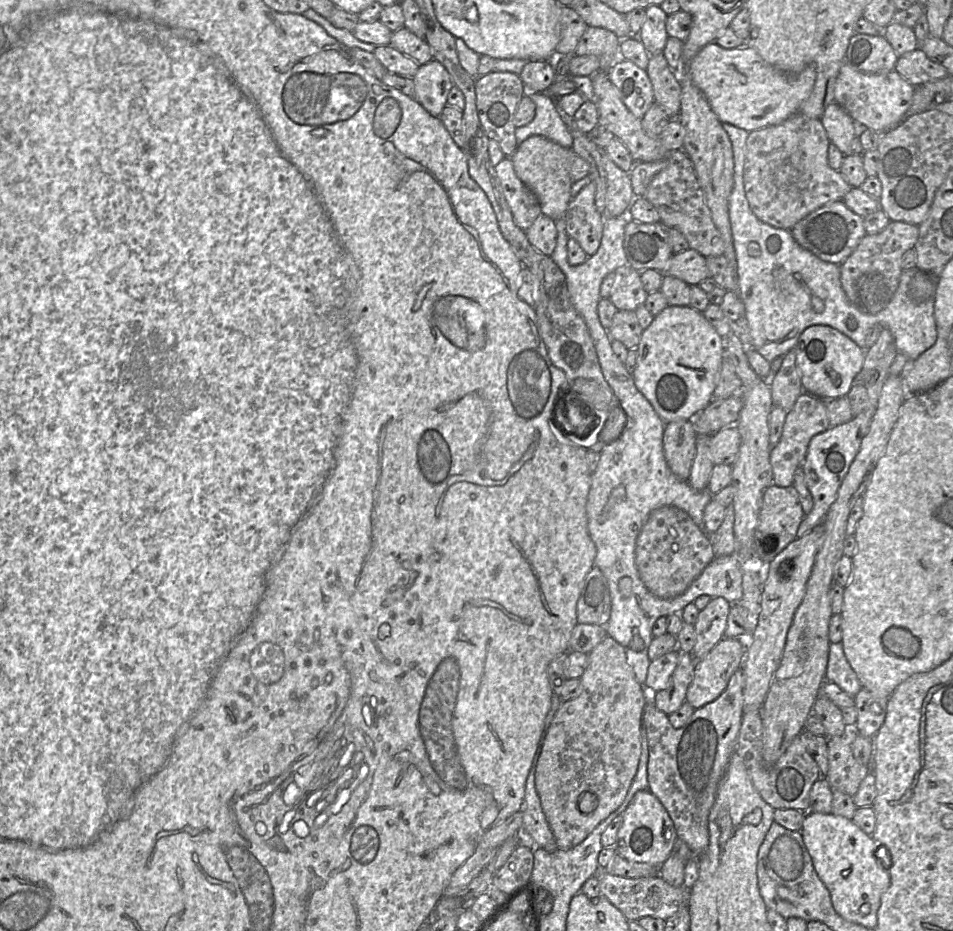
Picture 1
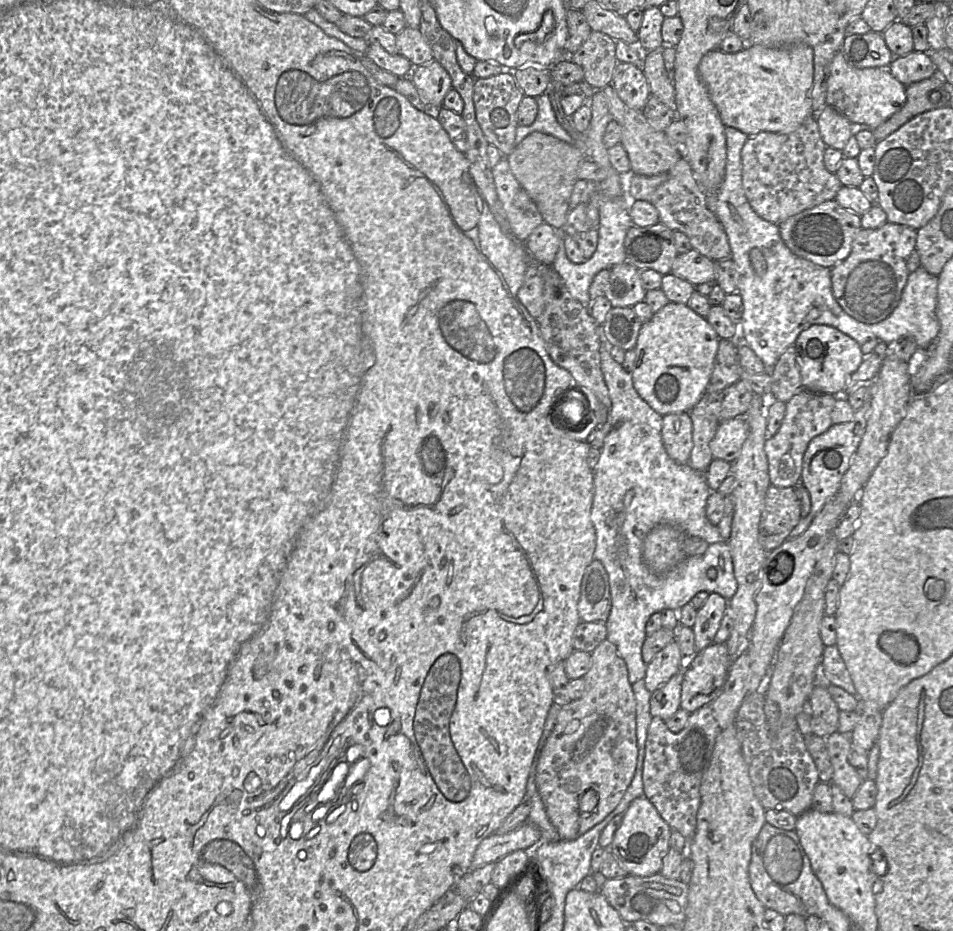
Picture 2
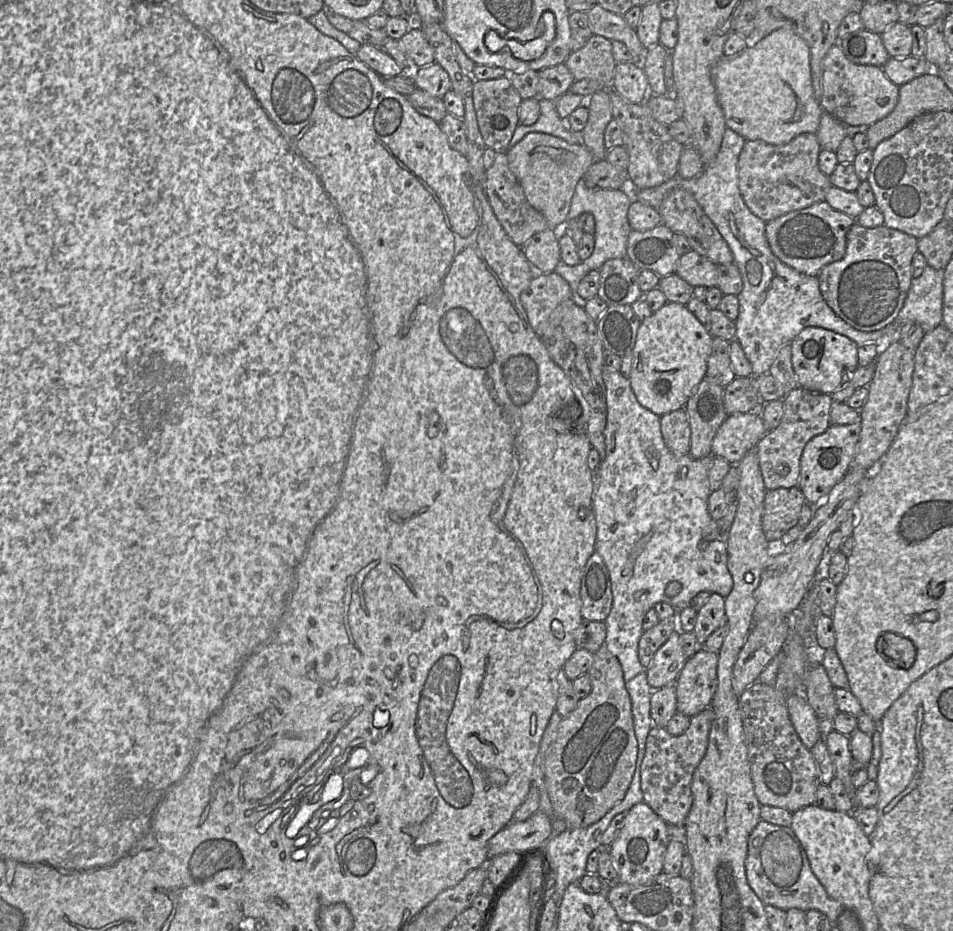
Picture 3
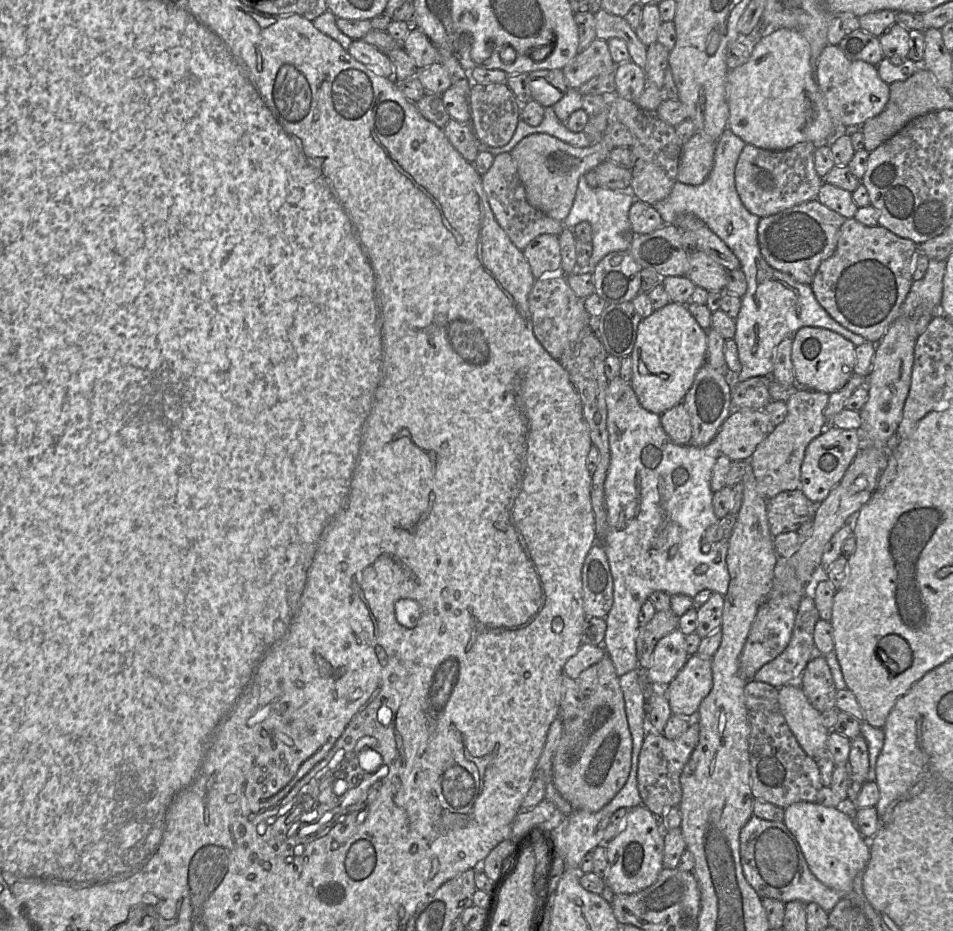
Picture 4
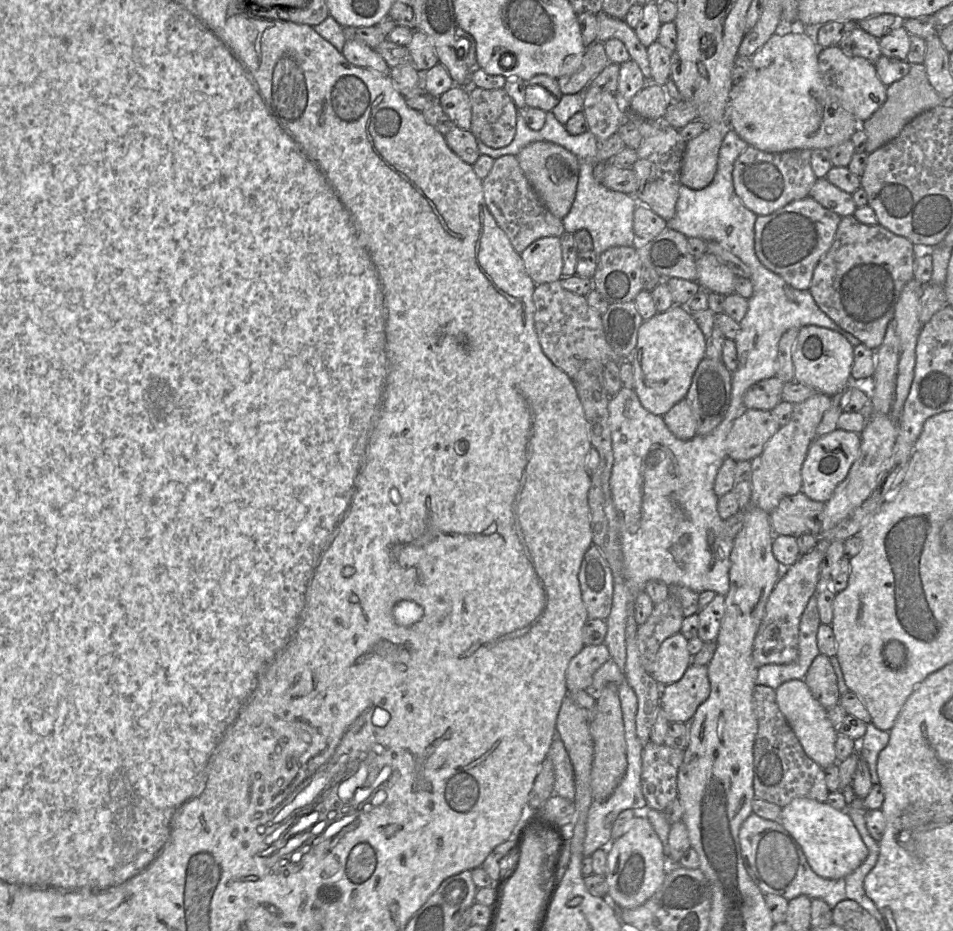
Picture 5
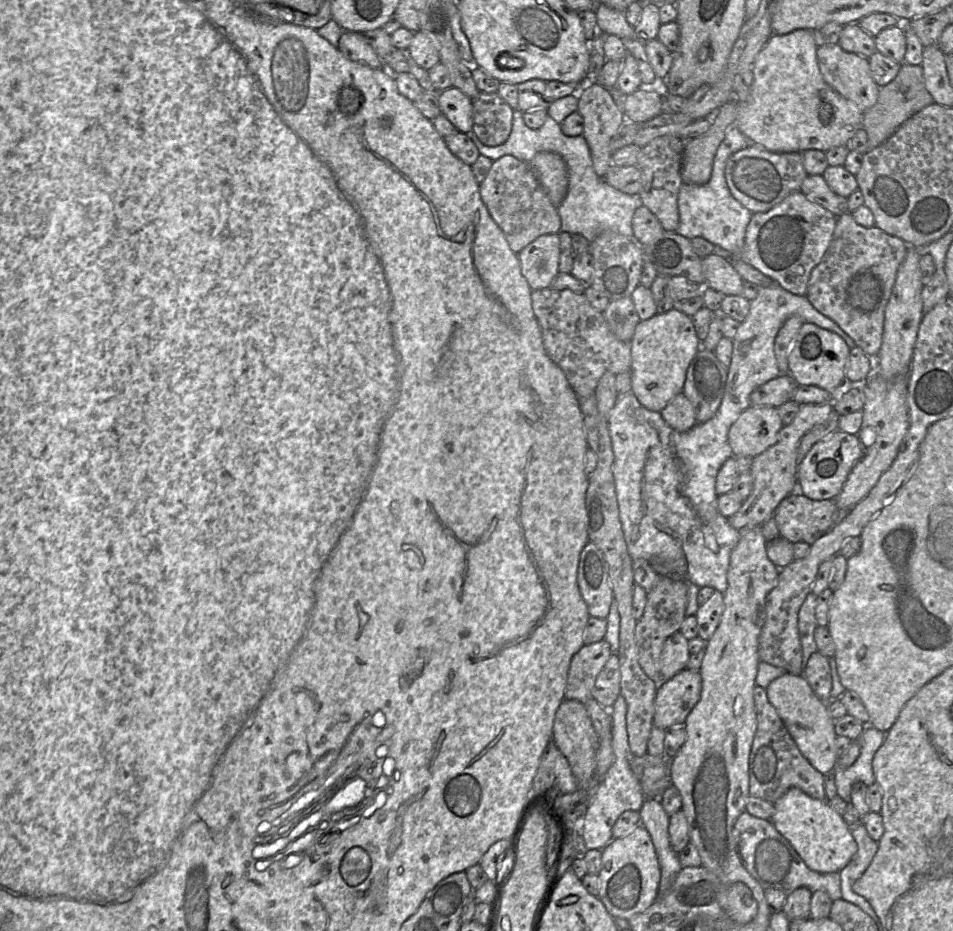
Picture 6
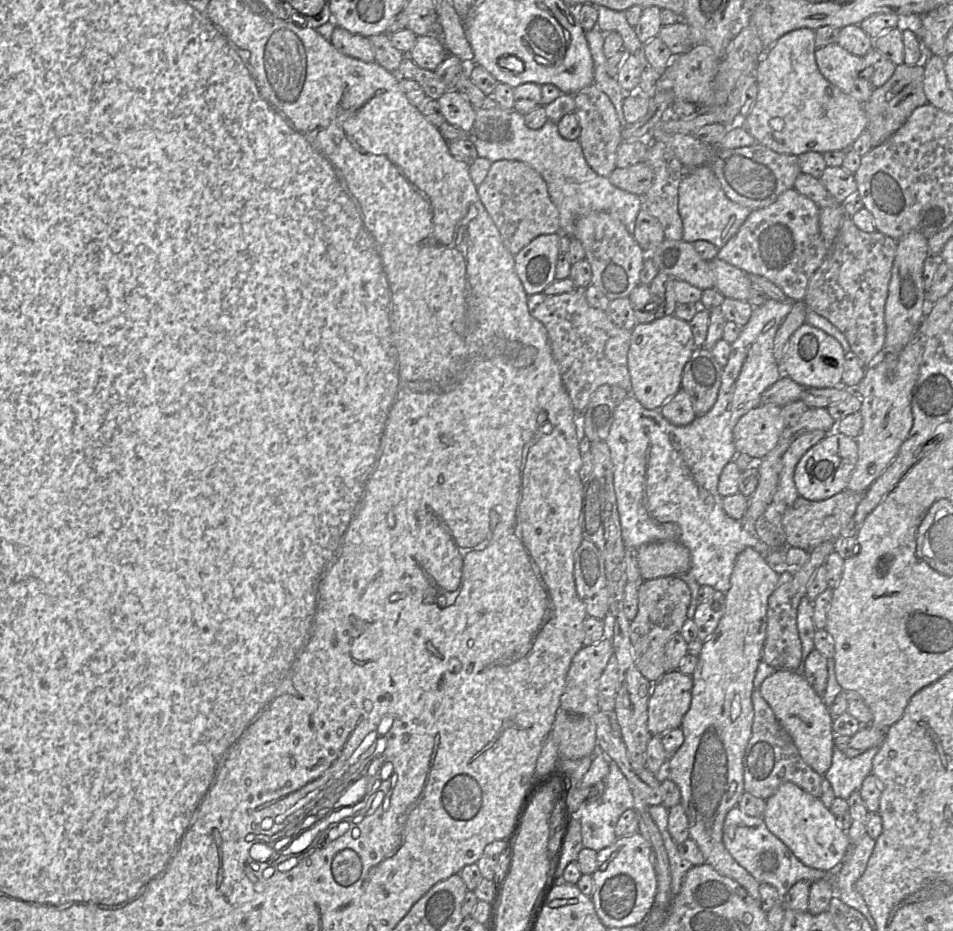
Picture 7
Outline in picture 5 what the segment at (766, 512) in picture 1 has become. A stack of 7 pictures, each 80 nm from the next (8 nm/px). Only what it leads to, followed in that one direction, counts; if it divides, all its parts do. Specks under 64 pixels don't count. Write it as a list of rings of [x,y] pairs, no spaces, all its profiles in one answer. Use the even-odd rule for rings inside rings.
[[[802,491],[783,498],[770,513],[773,534],[793,536],[803,534],[819,536],[825,503],[814,501]]]

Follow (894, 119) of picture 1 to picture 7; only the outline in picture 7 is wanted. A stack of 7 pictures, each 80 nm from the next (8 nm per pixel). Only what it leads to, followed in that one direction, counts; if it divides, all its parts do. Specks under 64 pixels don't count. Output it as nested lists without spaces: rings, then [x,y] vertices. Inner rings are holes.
[[[832,43],[816,48],[815,59],[822,75],[841,91],[862,104],[870,98],[875,88],[865,76],[863,57]]]

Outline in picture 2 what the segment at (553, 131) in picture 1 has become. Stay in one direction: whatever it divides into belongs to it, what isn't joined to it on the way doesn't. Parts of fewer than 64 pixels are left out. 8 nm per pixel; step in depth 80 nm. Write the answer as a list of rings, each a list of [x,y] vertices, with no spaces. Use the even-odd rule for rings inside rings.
[[[547,93],[536,97],[538,113],[535,121],[529,126],[519,126],[516,128],[515,144],[519,144],[527,135],[532,132],[541,132],[552,135],[568,144],[573,144],[572,137],[559,124],[552,108],[551,99]]]

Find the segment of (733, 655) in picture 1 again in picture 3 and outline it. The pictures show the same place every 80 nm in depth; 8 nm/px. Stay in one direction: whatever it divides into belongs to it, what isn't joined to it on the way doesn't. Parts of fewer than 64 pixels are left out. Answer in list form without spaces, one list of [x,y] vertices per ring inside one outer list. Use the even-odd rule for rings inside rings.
[[[700,648],[689,657],[675,680],[676,709],[693,717],[708,708],[717,689],[718,653]]]

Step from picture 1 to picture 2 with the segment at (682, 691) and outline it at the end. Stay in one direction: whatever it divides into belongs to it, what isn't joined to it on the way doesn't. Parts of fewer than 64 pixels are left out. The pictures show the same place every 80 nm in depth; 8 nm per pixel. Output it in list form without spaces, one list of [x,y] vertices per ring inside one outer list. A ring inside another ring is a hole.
[[[683,669],[674,674],[670,680],[652,692],[650,713],[652,717],[669,719],[680,708]]]

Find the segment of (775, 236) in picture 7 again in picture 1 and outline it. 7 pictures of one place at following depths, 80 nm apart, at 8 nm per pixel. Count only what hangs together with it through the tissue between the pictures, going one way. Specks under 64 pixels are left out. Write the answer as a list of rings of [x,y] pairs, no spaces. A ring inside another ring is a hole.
[[[843,201],[828,203],[811,212],[790,230],[795,241],[823,261],[840,265],[867,234],[864,218],[850,210]]]

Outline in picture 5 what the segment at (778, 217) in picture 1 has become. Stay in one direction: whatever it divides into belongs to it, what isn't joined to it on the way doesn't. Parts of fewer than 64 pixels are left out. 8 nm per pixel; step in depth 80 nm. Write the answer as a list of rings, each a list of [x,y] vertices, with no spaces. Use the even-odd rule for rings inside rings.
[[[748,145],[735,160],[732,180],[742,203],[756,215],[765,216],[809,196],[817,177],[811,168],[810,149],[769,153]]]

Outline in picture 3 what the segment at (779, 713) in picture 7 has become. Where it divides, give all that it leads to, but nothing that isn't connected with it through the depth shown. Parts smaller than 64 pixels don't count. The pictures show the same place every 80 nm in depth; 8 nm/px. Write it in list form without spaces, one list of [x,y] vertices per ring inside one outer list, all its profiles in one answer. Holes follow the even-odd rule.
[[[793,694],[786,698],[790,720],[800,740],[811,749],[822,738],[818,727],[818,717],[802,695]]]

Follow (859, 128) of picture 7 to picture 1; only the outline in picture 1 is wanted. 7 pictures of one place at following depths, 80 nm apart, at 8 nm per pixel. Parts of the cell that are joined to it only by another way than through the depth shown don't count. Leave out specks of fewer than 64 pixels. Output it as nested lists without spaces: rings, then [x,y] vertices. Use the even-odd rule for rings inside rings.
[[[716,42],[705,45],[687,64],[686,72],[692,83],[704,94],[721,123],[729,123],[748,132],[780,124],[800,113],[802,105],[812,92],[816,78],[813,65],[806,66],[799,73],[790,74],[764,61],[750,46],[725,49]]]

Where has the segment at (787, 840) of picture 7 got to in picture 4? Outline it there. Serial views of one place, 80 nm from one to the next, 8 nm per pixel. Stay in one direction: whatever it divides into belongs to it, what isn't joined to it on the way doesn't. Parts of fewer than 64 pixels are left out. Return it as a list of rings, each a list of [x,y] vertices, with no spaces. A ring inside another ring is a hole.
[[[795,802],[784,808],[783,823],[797,839],[811,873],[825,886],[845,897],[851,892],[853,881],[864,872],[870,858],[870,841],[859,831],[858,825],[844,812],[834,807],[825,807],[817,802]]]

